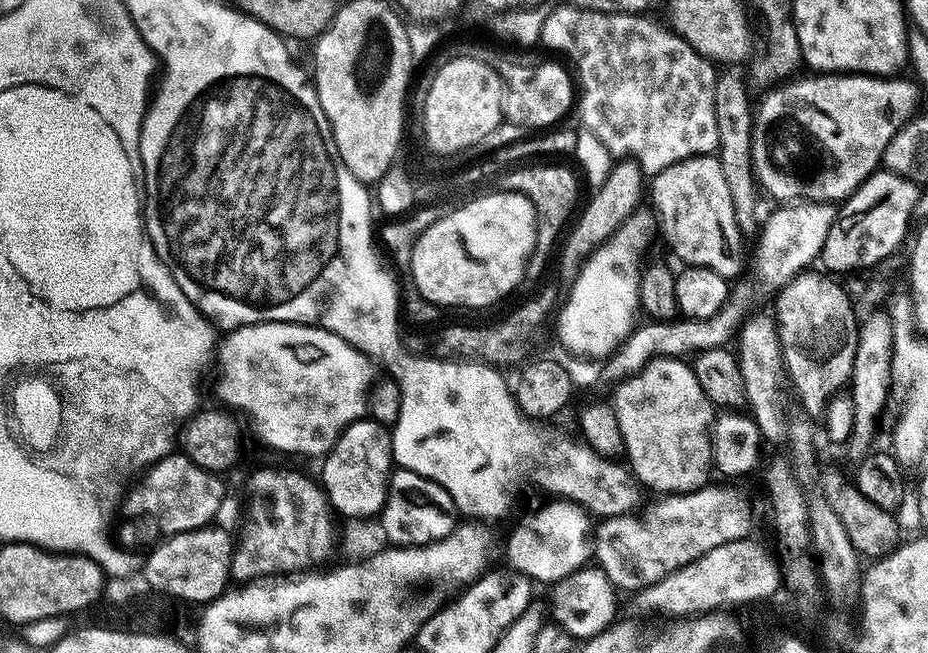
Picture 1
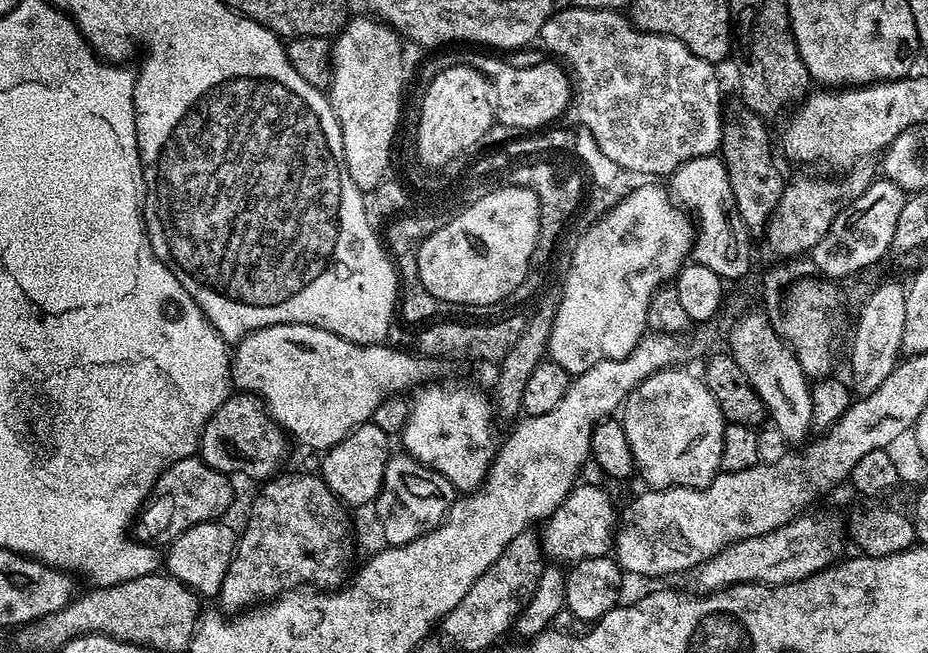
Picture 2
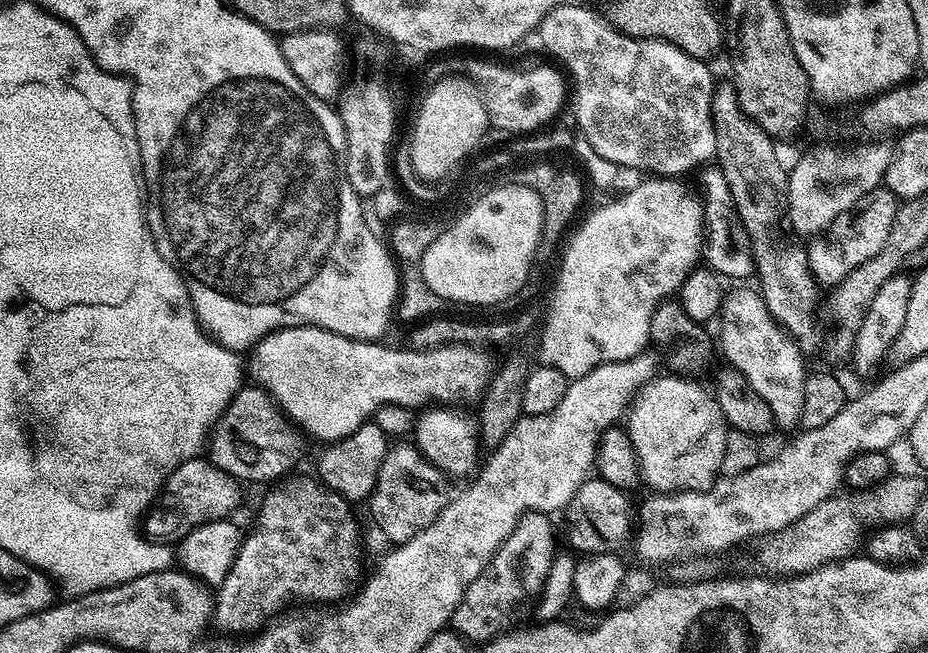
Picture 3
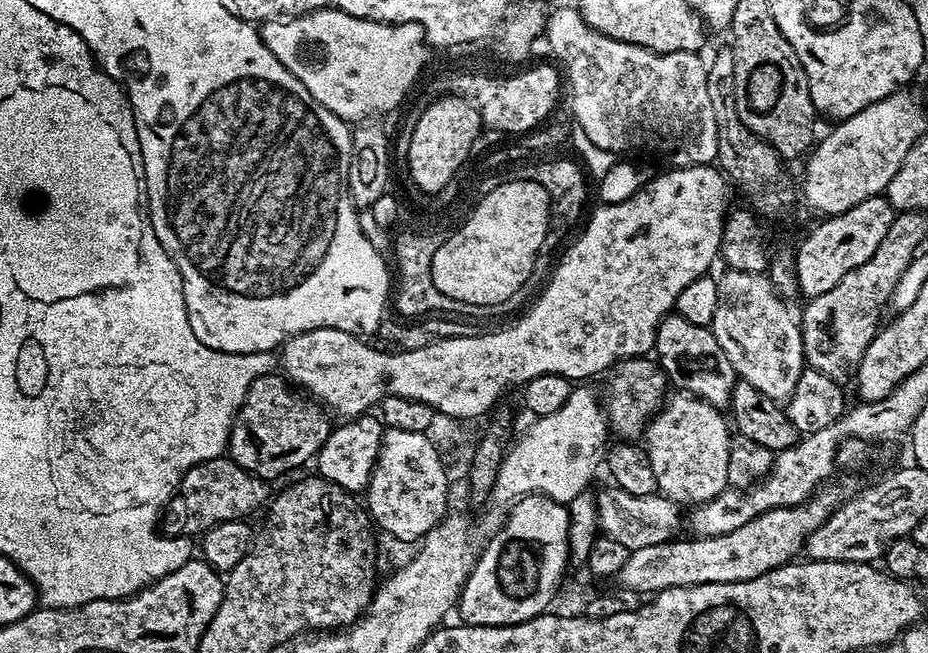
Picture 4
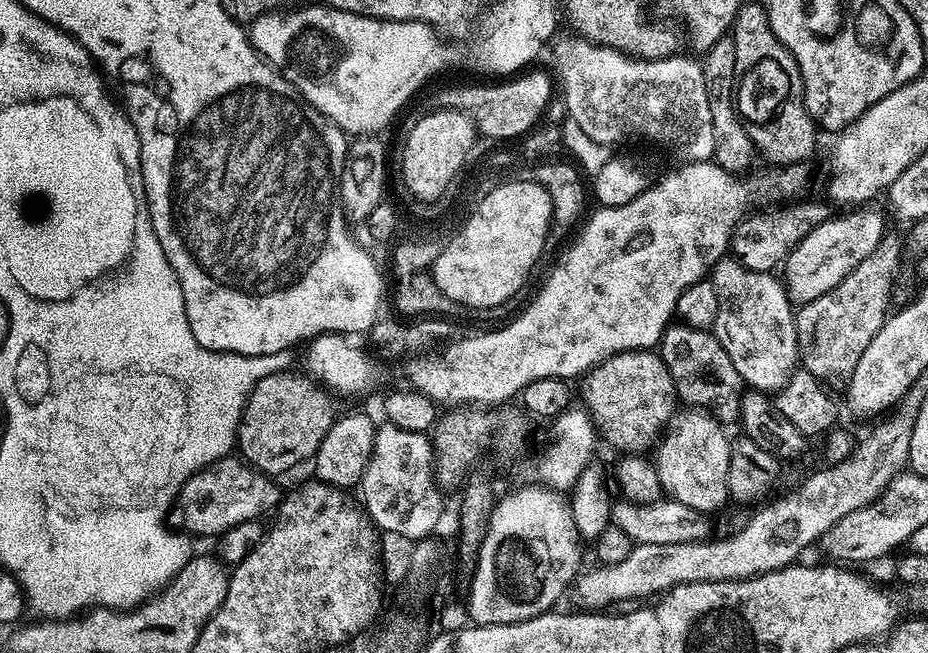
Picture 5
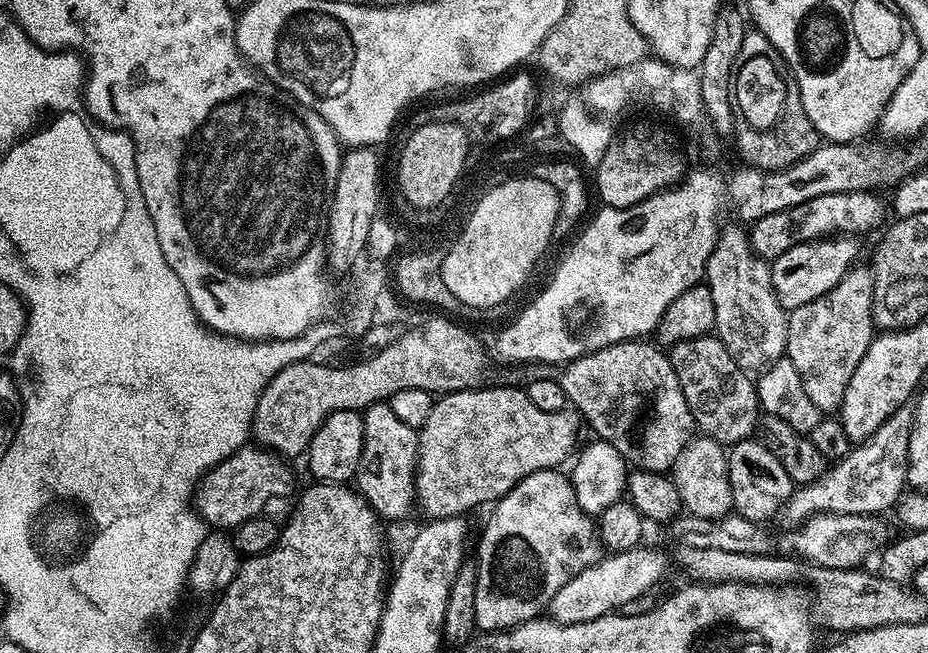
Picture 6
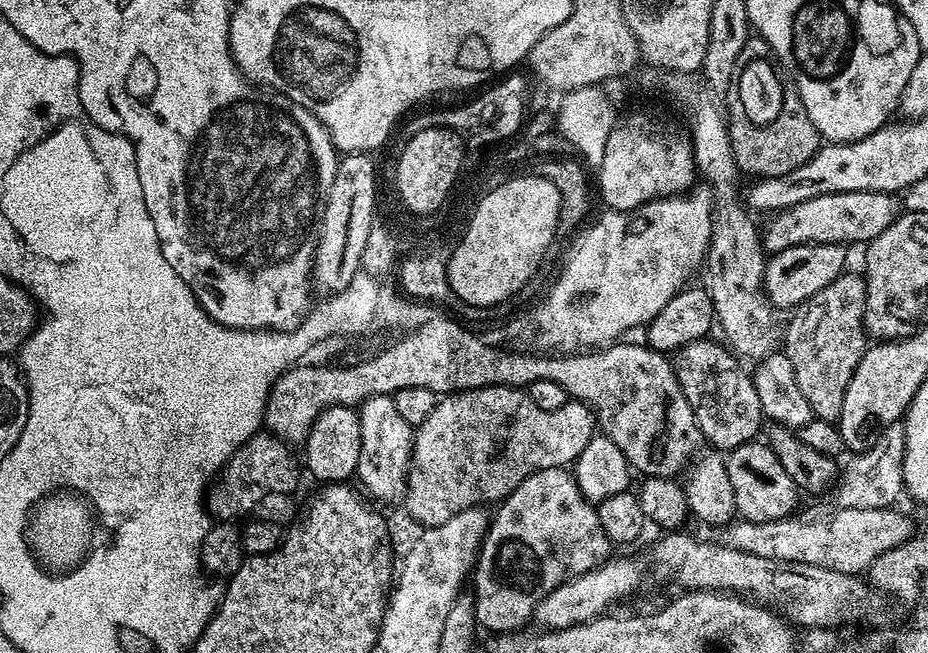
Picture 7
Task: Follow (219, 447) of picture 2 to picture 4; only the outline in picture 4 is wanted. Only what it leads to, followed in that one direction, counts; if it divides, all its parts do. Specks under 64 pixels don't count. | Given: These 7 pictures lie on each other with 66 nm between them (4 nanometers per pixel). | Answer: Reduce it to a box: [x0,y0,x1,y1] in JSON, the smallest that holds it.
[230,375,329,481]

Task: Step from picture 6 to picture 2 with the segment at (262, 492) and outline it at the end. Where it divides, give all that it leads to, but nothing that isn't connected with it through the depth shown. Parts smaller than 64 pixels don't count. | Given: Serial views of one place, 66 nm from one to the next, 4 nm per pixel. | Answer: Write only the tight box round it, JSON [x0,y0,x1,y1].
[139,455,232,546]

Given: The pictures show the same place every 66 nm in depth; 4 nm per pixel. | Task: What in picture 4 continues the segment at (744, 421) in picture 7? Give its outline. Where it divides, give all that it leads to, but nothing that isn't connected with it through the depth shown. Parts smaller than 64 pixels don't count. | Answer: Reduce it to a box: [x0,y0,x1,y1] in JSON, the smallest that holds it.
[654,314,738,410]

